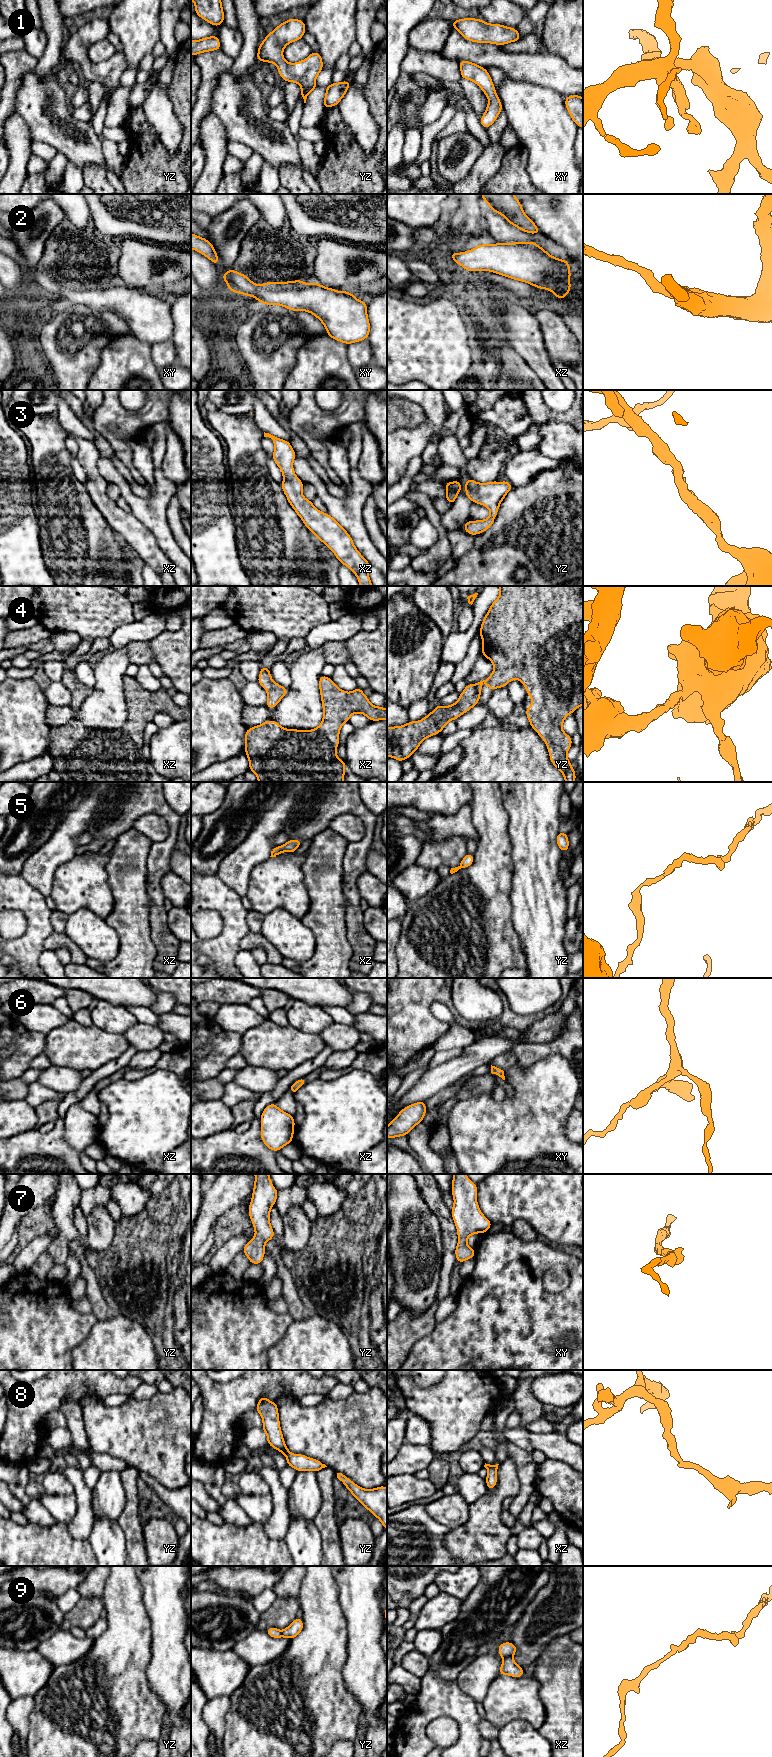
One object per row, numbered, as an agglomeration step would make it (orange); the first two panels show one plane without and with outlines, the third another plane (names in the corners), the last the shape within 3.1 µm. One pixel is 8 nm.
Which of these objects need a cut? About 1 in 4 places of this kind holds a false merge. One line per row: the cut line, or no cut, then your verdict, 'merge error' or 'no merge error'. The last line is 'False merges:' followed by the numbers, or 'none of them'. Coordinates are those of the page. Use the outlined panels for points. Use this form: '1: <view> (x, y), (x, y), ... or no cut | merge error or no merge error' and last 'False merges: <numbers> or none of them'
1: no cut | no merge error
2: no cut | no merge error
3: no cut | no merge error
4: no cut | no merge error
5: no cut | no merge error
6: no cut | no merge error
7: no cut | no merge error
8: no cut | no merge error
9: xz (511, 1656), (504, 1658) | merge error
False merges: 9

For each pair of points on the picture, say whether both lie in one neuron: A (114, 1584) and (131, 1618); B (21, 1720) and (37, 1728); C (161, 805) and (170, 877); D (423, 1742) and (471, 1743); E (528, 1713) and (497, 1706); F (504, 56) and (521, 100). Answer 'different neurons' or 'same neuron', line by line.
A: same neuron
B: different neurons
C: different neurons
D: same neuron
E: same neuron
F: different neurons

